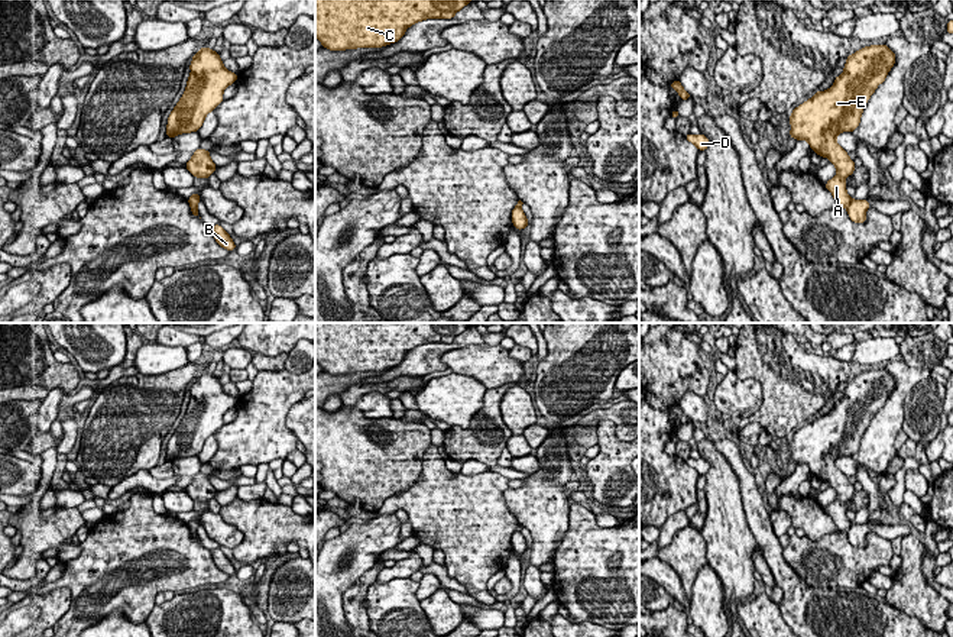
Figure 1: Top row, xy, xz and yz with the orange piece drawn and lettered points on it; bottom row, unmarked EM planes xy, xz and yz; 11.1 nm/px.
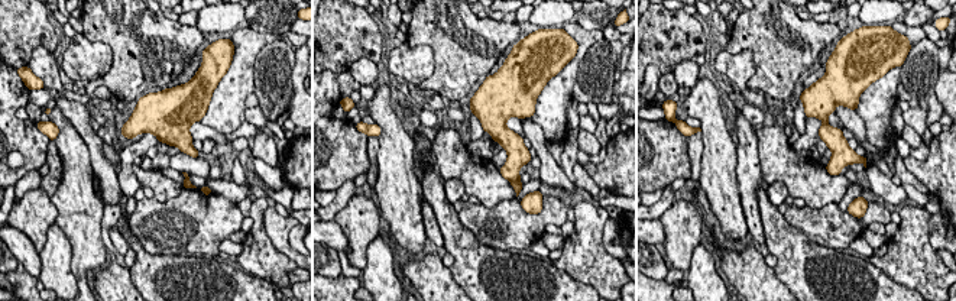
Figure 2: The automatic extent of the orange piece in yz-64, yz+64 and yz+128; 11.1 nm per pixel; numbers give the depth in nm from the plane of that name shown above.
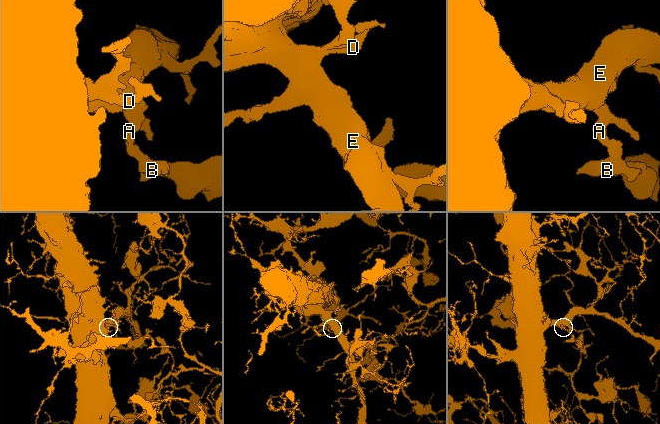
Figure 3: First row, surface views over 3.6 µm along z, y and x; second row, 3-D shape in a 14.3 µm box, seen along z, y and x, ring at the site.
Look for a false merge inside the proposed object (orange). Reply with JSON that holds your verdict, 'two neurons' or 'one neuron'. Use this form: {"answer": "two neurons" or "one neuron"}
{"answer": "two neurons"}

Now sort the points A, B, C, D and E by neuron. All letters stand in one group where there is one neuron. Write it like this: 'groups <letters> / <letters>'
groups A C D E / B

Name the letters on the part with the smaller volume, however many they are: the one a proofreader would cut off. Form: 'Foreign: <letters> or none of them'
Foreign: B

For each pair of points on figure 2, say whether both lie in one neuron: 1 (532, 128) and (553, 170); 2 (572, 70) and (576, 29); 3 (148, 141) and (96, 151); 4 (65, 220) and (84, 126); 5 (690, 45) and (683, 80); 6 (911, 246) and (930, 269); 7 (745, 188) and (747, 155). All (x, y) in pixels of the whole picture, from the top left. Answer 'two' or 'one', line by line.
1: one
2: one
3: two
4: two
5: two
6: one
7: one

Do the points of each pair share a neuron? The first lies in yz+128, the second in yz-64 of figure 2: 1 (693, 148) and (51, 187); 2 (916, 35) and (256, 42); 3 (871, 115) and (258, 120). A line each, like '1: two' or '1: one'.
1: one
2: one
3: two

